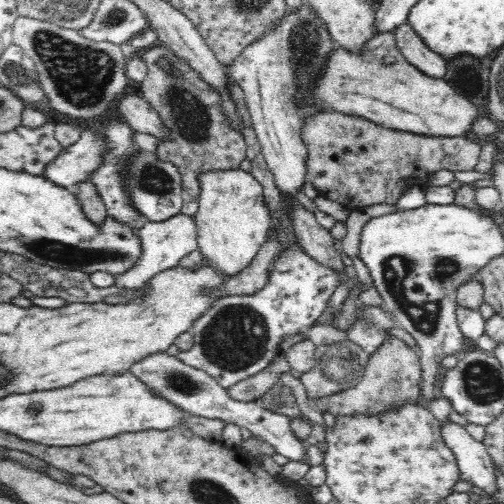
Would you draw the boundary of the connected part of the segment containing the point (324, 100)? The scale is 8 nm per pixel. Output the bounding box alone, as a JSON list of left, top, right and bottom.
[315,30,483,137]

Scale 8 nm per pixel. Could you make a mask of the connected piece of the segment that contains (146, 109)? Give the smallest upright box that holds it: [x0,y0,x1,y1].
[116,93,169,140]

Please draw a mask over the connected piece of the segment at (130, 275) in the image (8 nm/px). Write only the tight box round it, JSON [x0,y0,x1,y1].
[113,213,199,291]

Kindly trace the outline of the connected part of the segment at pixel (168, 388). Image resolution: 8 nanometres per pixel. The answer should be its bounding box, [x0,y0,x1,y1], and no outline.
[130,351,311,467]

